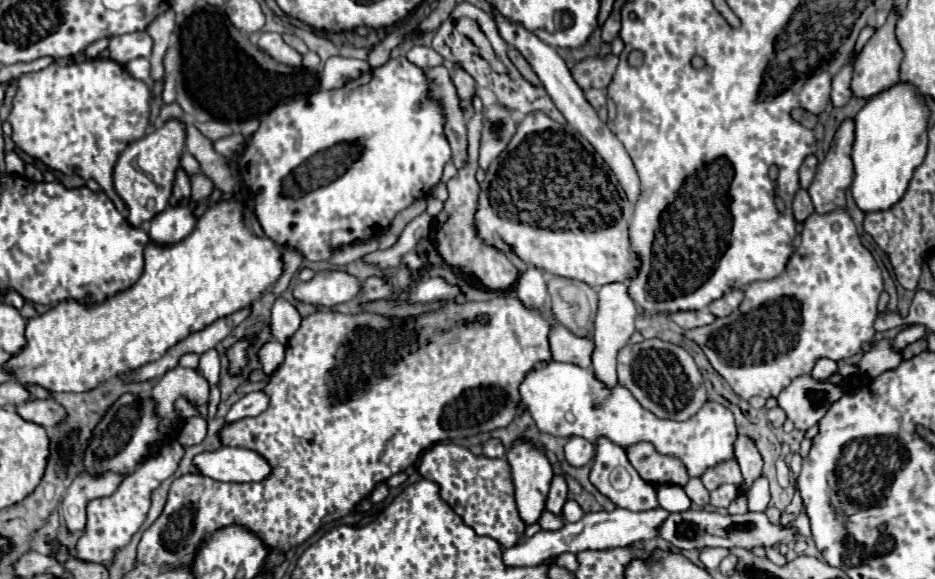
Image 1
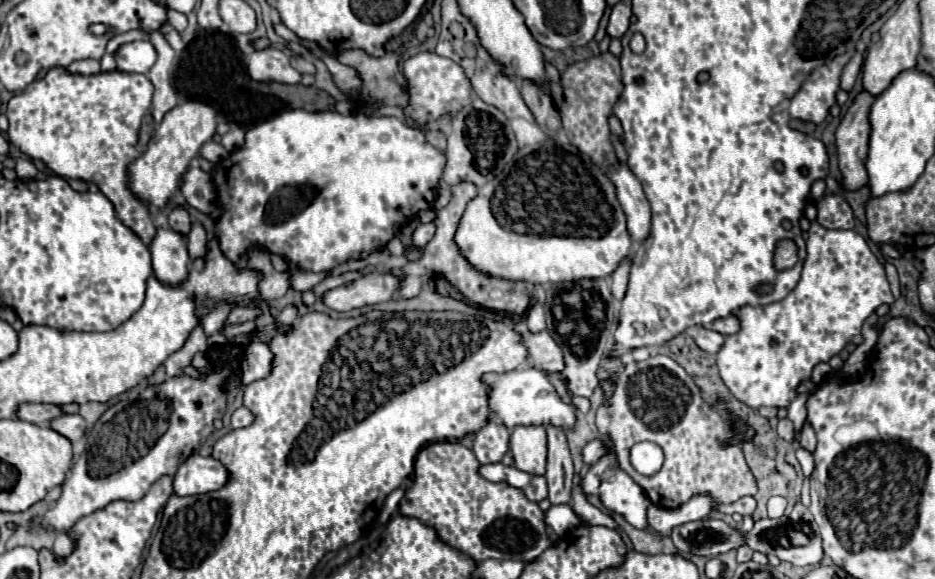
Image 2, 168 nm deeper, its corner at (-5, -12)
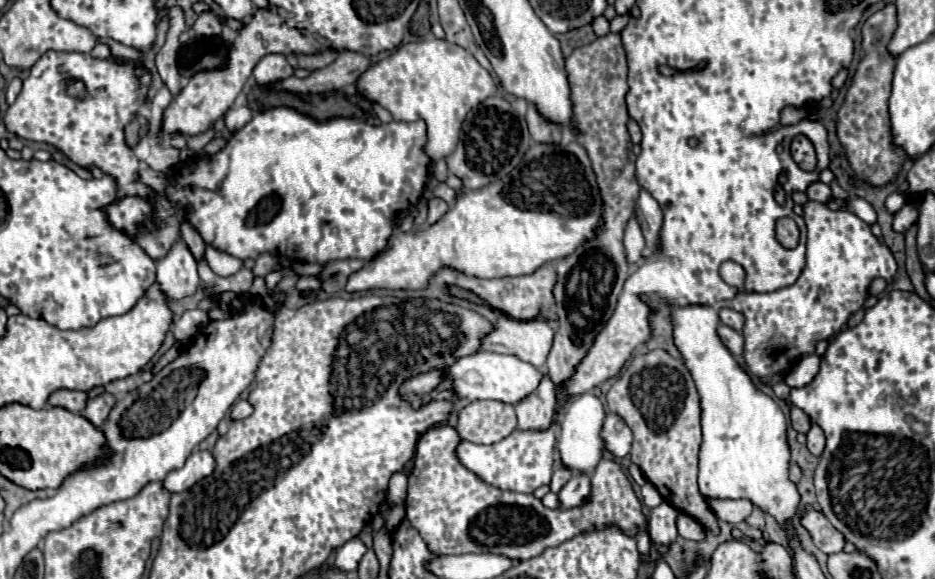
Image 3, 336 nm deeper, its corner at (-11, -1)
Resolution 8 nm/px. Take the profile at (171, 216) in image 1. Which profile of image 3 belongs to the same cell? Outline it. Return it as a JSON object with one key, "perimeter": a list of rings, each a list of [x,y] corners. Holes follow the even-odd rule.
{"perimeter":[[[175,241],[169,253],[157,261],[157,283],[169,293],[169,299],[193,295],[201,285],[197,261],[183,241]]]}

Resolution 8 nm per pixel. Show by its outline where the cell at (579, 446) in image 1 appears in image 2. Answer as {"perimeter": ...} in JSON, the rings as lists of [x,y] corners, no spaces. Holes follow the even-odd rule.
{"perimeter":[[[601,438],[591,440],[585,448],[583,448],[583,460],[587,464],[595,464],[599,458],[603,458],[607,454],[607,444],[603,444]]]}

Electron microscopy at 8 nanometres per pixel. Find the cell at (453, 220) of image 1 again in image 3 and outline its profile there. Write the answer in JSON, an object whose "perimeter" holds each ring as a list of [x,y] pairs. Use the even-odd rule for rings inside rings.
{"perimeter":[[[543,265],[541,269],[537,269],[537,273],[531,275],[521,275],[521,277],[501,277],[501,279],[479,279],[479,277],[469,277],[461,271],[443,267],[437,277],[441,277],[441,283],[449,283],[449,285],[459,285],[463,289],[473,291],[475,295],[479,295],[481,299],[485,299],[493,309],[499,309],[503,313],[507,313],[509,317],[515,319],[535,319],[541,309],[549,309],[553,305],[553,281],[555,281],[555,273],[553,273],[553,265]]]}

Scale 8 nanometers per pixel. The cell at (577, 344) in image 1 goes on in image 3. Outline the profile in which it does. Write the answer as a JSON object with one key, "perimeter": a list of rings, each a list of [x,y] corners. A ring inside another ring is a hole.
{"perimeter":[[[501,315],[495,325],[497,329],[489,337],[485,337],[483,349],[515,355],[521,361],[527,361],[537,367],[545,365],[545,359],[555,337],[555,331],[549,327],[547,321],[543,319],[519,321]]]}

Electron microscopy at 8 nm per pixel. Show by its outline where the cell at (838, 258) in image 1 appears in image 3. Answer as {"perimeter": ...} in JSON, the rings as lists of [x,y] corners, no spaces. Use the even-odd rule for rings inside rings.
{"perimeter":[[[809,201],[803,207],[803,219],[807,223],[807,265],[801,273],[801,277],[779,291],[773,293],[745,293],[739,291],[737,297],[731,301],[731,307],[735,311],[741,311],[745,315],[745,365],[747,371],[761,383],[771,385],[773,377],[785,375],[791,367],[791,361],[797,361],[803,355],[815,353],[815,345],[821,339],[833,337],[841,327],[847,323],[847,319],[859,311],[869,295],[869,285],[873,279],[885,279],[887,283],[895,281],[897,275],[897,263],[893,253],[885,243],[881,243],[869,229],[867,223],[863,223],[855,213],[851,211],[831,211],[827,205]]]}

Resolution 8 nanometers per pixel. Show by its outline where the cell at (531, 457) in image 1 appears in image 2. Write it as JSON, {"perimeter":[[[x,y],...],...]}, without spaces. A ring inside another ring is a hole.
{"perimeter":[[[515,426],[511,432],[509,450],[519,470],[529,474],[545,474],[547,436],[543,426]]]}

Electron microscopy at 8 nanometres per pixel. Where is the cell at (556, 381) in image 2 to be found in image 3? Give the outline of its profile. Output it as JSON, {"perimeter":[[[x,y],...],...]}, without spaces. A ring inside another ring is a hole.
{"perimeter":[[[583,393],[567,405],[565,417],[561,421],[559,443],[557,443],[561,465],[565,465],[569,469],[575,469],[575,471],[581,471],[581,473],[593,473],[595,471],[595,467],[597,467],[597,463],[601,461],[601,455],[603,455],[603,441],[599,437],[603,419],[605,419],[603,405],[591,393]]]}

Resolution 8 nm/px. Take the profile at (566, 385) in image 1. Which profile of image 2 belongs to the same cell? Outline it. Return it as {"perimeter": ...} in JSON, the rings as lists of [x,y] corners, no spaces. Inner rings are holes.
{"perimeter":[[[515,368],[515,372],[495,374],[489,372],[483,376],[483,384],[487,384],[487,402],[491,404],[491,412],[501,418],[507,428],[513,426],[529,426],[529,424],[555,424],[563,428],[571,428],[575,422],[575,406],[563,404],[559,394],[555,392],[549,378],[535,368]]]}

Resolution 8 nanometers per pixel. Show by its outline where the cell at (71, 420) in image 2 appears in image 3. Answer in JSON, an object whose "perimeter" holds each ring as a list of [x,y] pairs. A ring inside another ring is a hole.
{"perimeter":[[[103,393],[103,395],[95,397],[95,399],[89,399],[89,401],[87,401],[87,407],[81,411],[81,415],[83,415],[87,421],[91,421],[95,427],[101,427],[103,421],[105,421],[105,417],[109,415],[109,409],[111,409],[113,405],[115,405],[113,395]]]}

